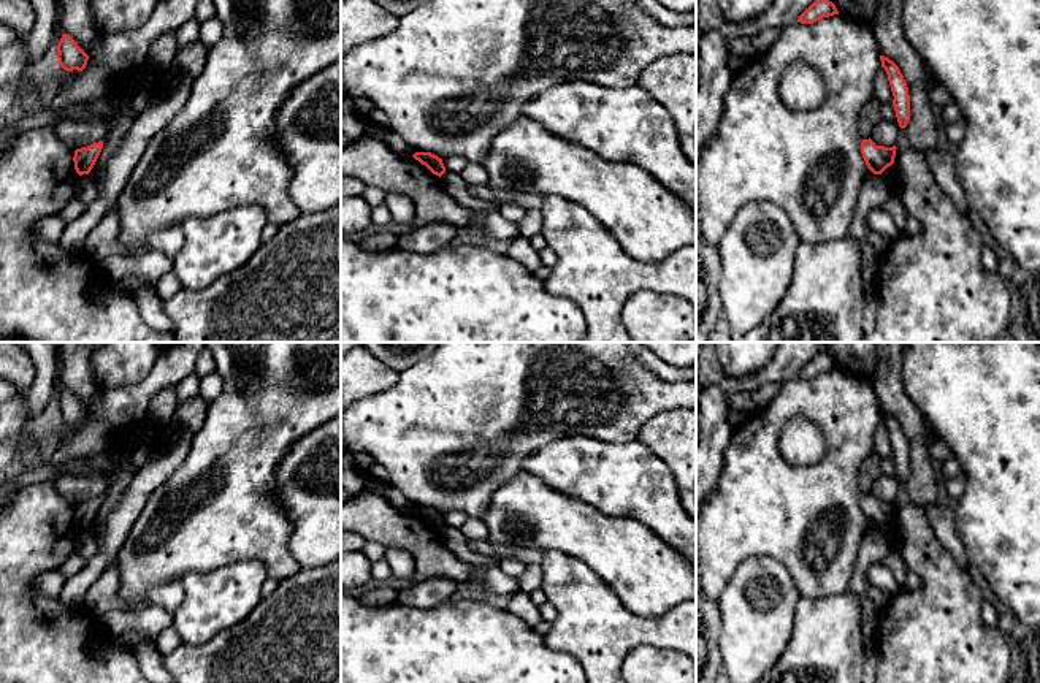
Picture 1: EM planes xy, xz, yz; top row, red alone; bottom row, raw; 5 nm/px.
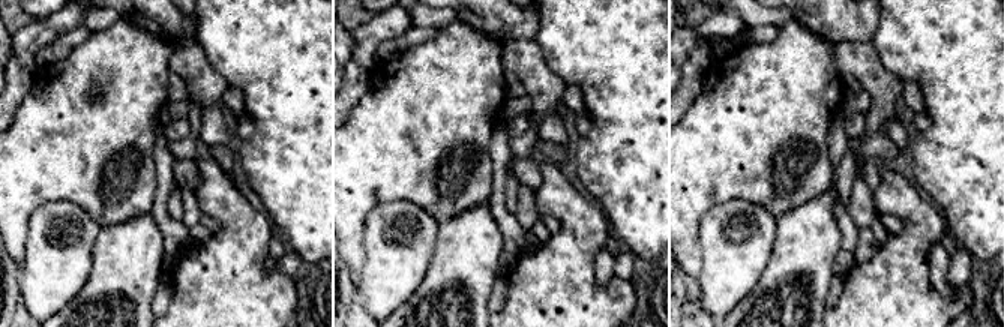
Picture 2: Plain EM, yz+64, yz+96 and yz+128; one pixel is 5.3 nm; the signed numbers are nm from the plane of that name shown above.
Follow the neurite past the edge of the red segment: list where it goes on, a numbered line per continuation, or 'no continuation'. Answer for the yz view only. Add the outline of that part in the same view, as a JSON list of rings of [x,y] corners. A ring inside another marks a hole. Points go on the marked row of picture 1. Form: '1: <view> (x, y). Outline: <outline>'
no continuation

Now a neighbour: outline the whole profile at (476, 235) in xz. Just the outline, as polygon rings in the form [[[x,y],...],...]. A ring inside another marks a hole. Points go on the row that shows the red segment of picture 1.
[[[476,223],[458,230],[450,246],[477,246],[490,252],[506,255],[510,247],[510,241],[495,239],[484,230],[482,223]]]

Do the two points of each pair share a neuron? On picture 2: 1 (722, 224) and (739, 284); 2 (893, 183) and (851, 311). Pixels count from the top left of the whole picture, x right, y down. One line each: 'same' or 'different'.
1: same
2: same

